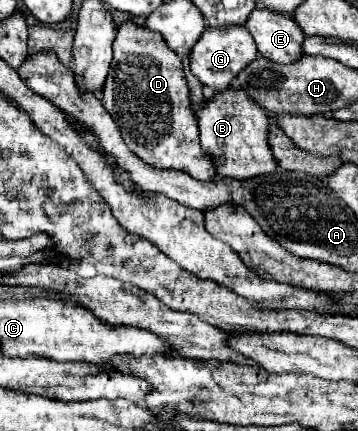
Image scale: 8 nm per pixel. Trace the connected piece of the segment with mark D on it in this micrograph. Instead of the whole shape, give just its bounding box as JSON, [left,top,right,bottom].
[102,18,216,180]

